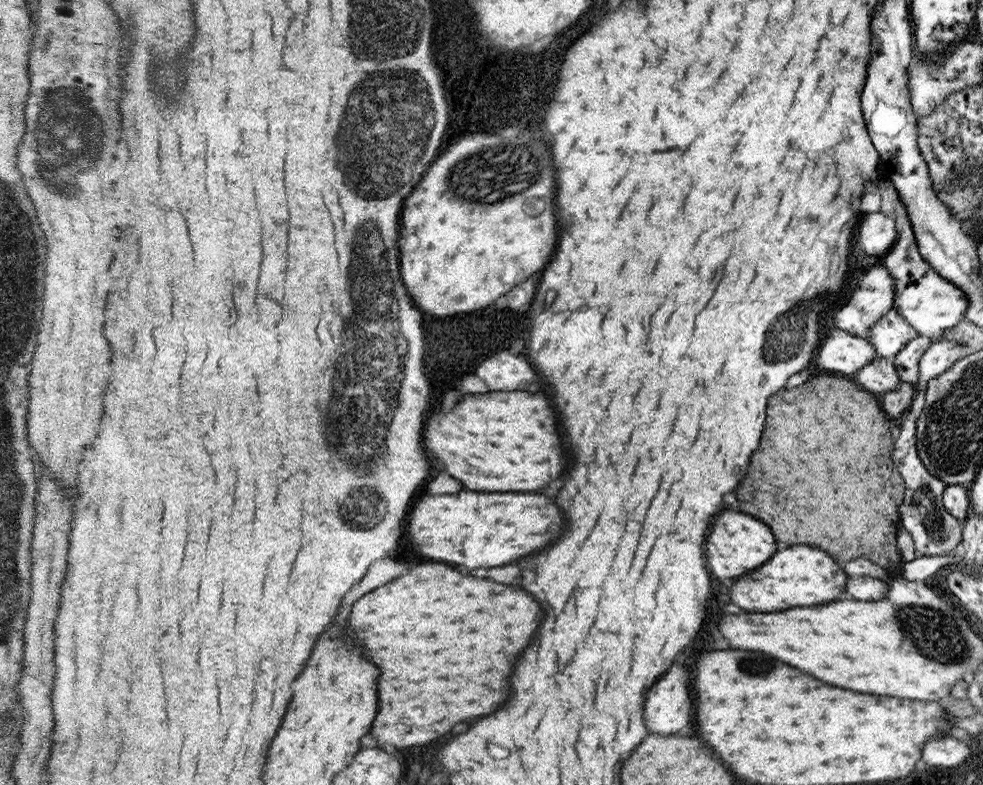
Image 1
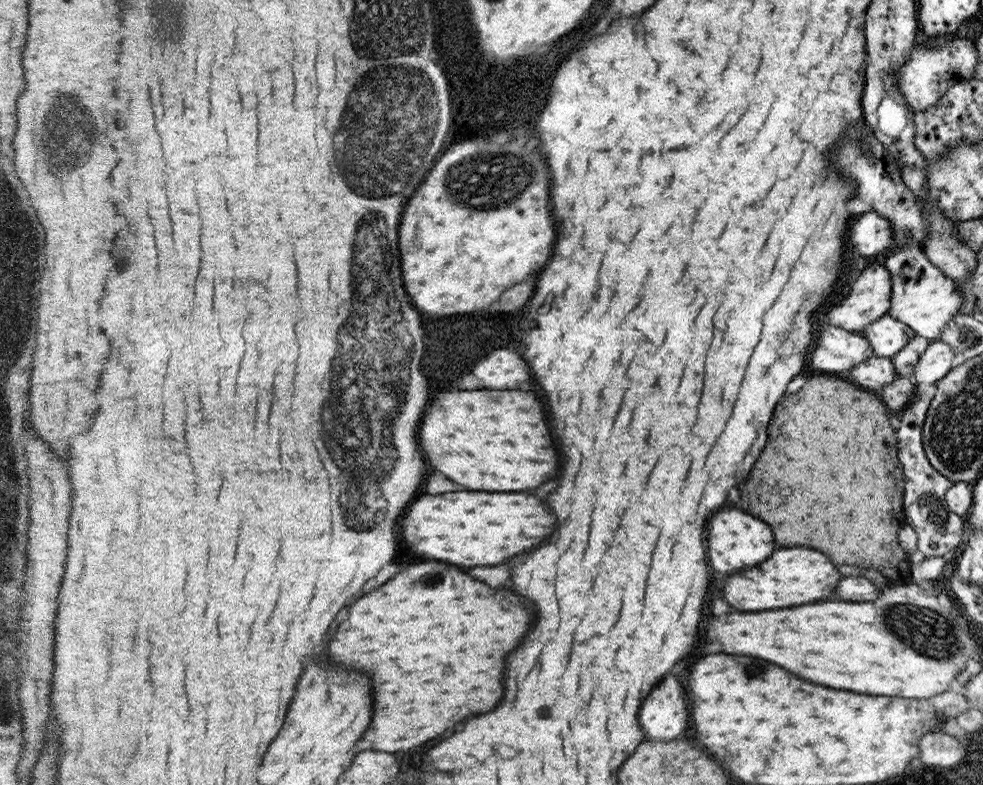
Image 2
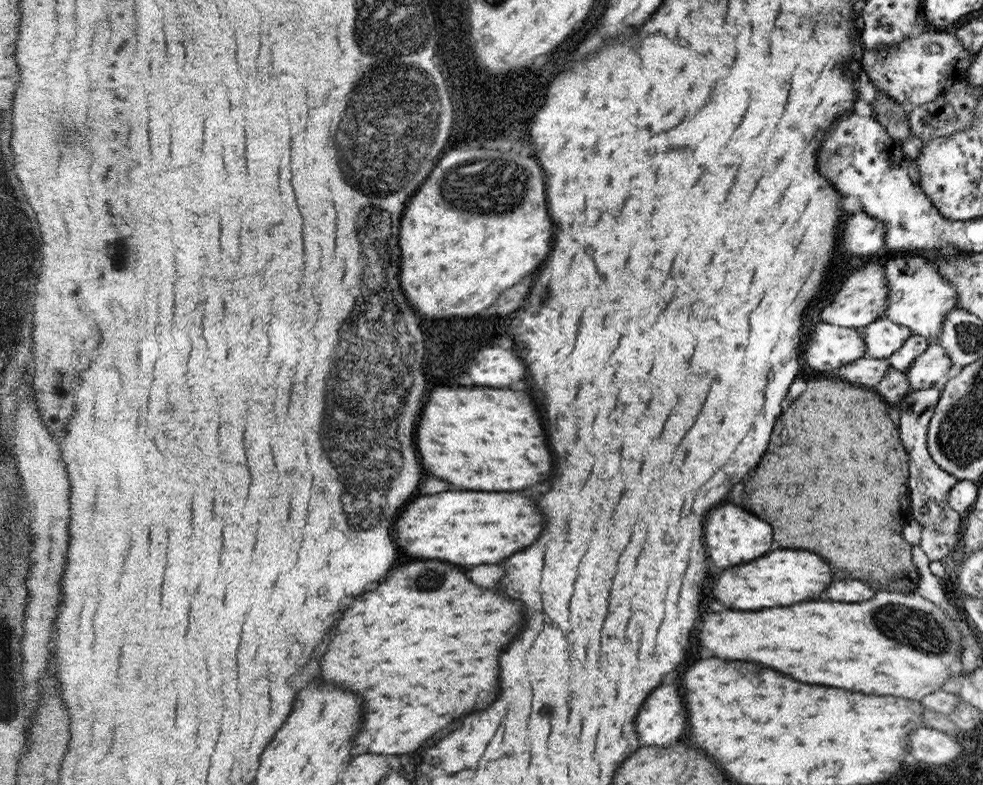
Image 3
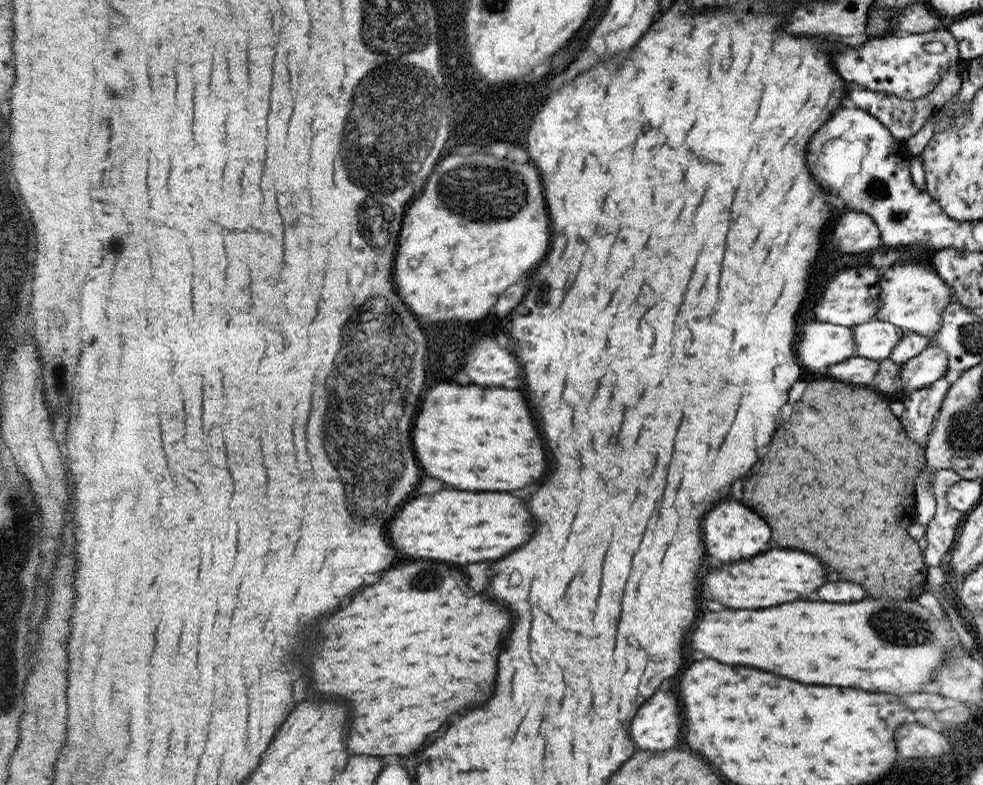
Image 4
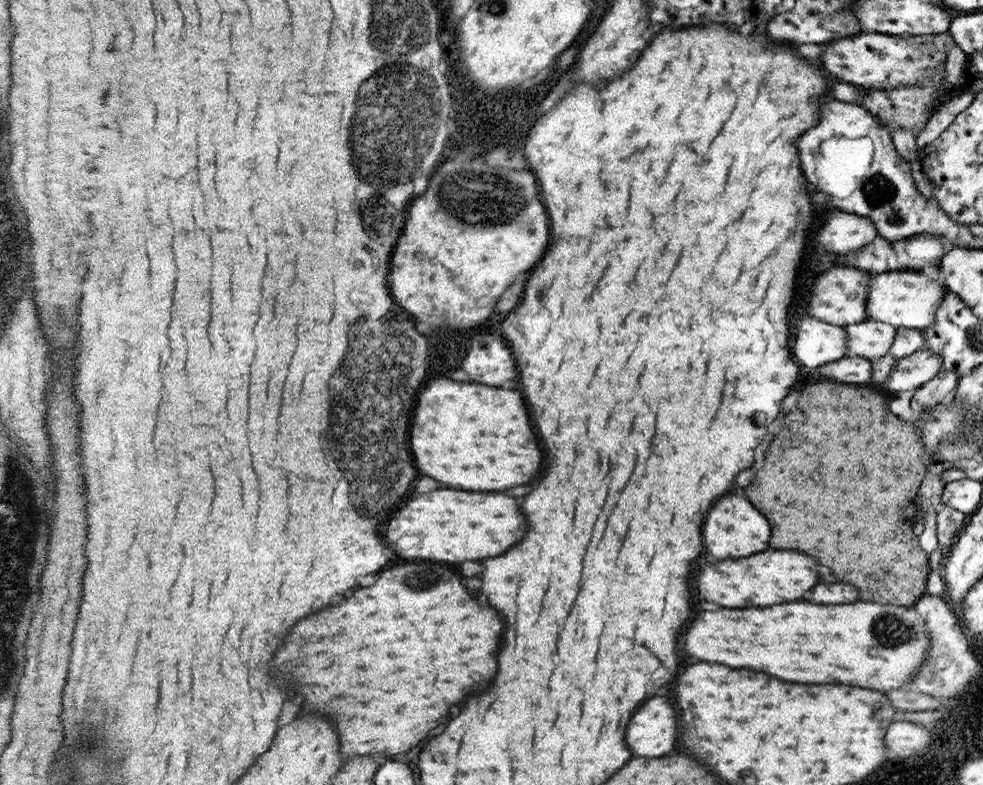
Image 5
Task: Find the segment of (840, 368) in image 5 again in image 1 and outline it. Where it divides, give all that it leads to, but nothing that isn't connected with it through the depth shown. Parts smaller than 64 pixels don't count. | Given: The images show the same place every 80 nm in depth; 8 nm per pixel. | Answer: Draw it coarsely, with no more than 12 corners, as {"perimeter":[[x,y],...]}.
{"perimeter":[[876,356],[856,373],[870,392],[892,392],[901,381],[896,365]]}

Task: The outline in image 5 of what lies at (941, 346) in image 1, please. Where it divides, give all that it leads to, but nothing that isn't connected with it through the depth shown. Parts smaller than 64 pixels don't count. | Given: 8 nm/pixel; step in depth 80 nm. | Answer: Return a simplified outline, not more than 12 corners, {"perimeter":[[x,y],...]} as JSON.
{"perimeter":[[928,349],[897,359],[886,388],[917,390],[942,369]]}

